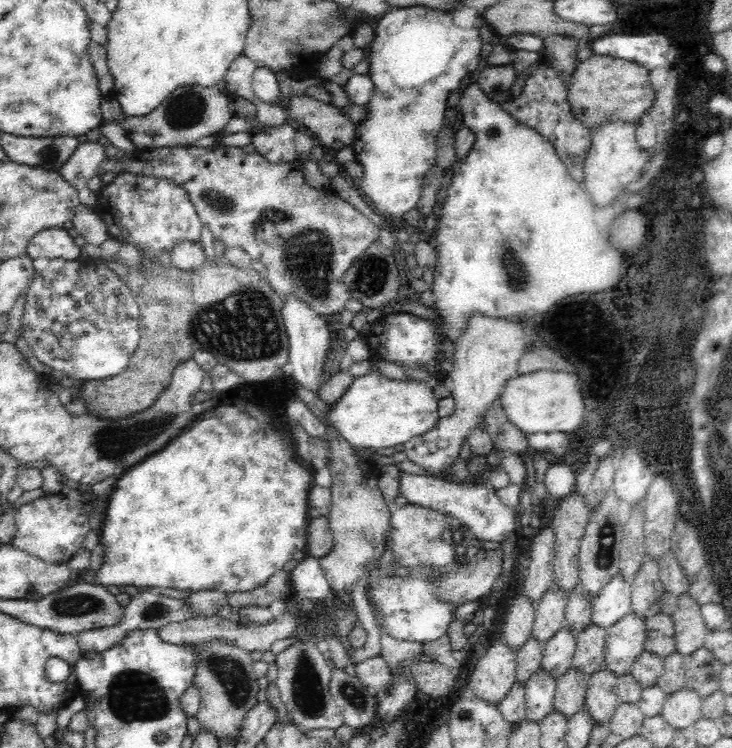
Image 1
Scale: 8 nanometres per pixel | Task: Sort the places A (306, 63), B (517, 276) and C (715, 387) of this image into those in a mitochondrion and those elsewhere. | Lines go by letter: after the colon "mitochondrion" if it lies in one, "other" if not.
A: other
B: mitochondrion
C: mitochondrion

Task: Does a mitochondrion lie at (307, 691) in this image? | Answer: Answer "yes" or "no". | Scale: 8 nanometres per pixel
yes

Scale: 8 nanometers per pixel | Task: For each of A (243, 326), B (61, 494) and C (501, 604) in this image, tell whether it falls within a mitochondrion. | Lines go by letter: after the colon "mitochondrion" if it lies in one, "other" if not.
A: mitochondrion
B: other
C: other

